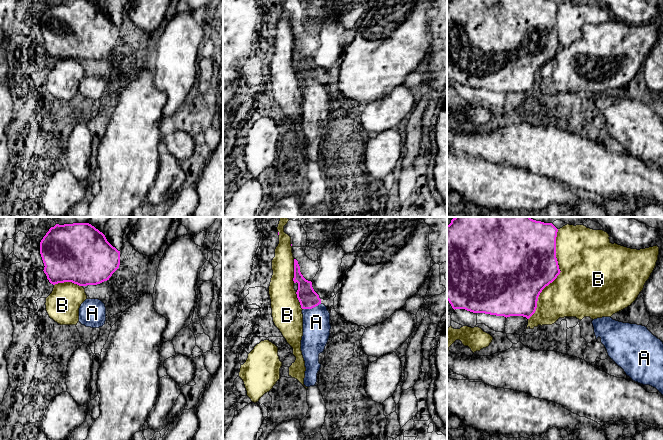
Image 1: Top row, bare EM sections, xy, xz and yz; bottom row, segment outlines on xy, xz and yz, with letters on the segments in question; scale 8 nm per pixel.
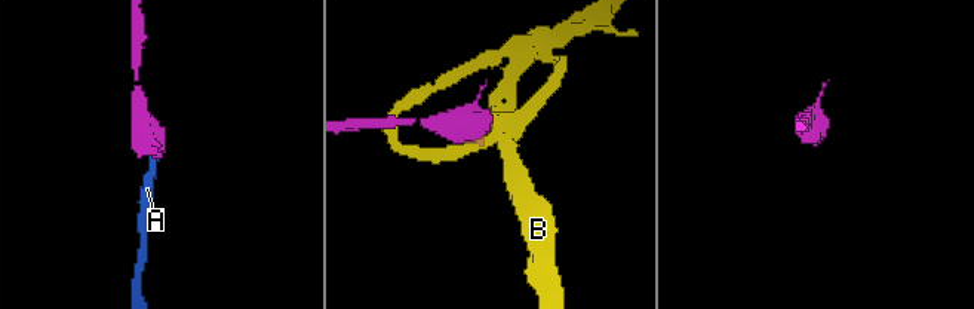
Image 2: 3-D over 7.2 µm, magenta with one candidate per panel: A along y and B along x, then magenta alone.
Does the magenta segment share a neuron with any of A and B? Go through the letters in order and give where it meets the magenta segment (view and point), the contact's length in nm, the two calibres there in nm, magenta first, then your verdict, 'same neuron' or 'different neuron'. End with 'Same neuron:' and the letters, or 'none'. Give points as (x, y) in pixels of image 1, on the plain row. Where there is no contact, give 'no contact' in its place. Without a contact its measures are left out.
A: xz (311, 84) | 150 nm | 160/220 nm | same neuron
B: yz (558, 50) | 750 nm | 440/480 nm | different neuron
Same neuron: A

